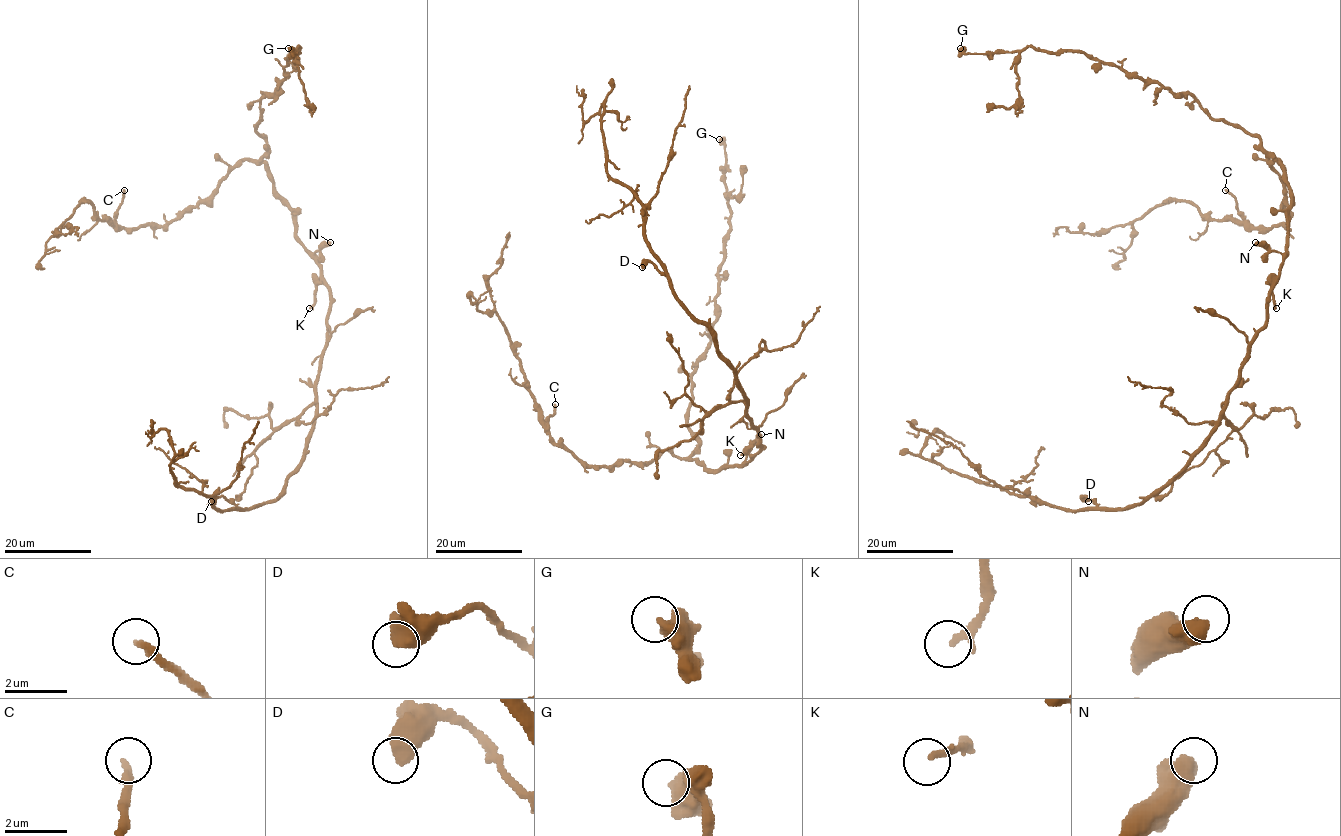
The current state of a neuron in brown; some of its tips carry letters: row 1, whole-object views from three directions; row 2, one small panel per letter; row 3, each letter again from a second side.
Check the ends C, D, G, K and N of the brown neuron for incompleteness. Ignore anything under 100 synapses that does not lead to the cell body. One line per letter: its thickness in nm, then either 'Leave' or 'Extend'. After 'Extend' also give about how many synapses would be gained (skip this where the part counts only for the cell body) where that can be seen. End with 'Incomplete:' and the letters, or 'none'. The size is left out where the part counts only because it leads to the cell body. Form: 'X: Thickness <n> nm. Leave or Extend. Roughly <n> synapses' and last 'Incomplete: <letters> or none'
C: Thickness 280 nm. Leave
D: Thickness 650 nm. Leave
G: Thickness 600 nm. Leave
K: Thickness 240 nm. Leave
N: Thickness 650 nm. Leave
Incomplete: none

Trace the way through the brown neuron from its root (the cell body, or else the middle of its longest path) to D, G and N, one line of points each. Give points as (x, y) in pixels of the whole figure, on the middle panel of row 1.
D: (760, 446), (735, 369), (719, 351), (715, 336), (687, 310), (667, 276), (650, 262), (642, 267)
G: (760, 446), (714, 470), (690, 457), (692, 375), (712, 336), (729, 228), (719, 139)
N: (760, 446), (748, 461), (745, 460), (751, 444), (761, 434)

